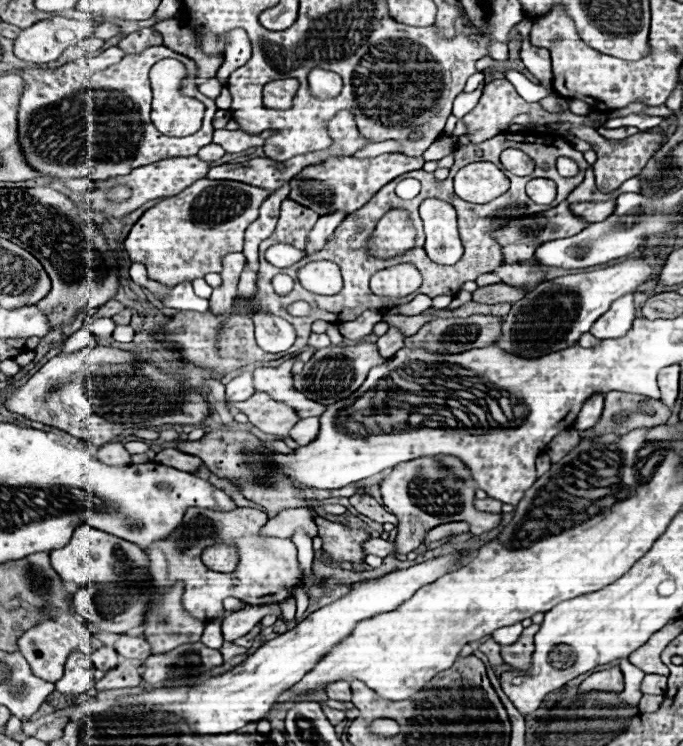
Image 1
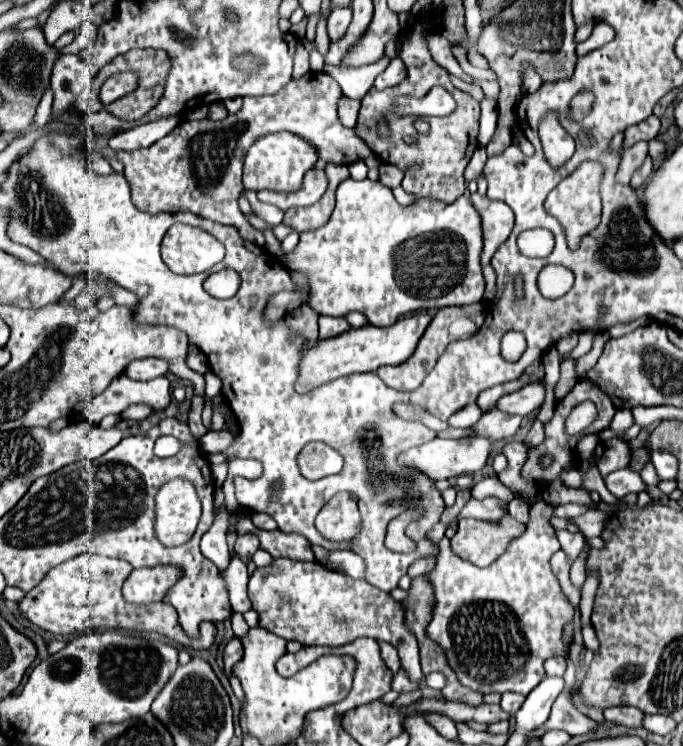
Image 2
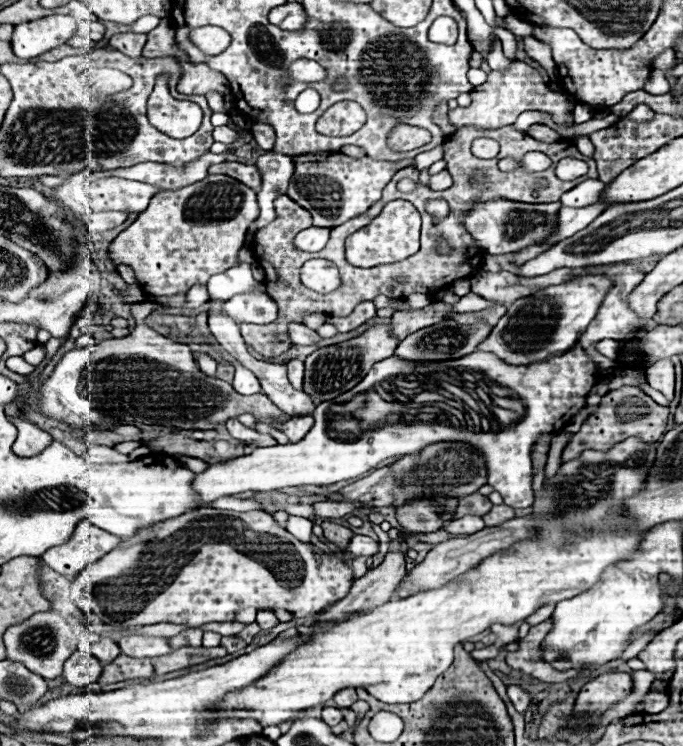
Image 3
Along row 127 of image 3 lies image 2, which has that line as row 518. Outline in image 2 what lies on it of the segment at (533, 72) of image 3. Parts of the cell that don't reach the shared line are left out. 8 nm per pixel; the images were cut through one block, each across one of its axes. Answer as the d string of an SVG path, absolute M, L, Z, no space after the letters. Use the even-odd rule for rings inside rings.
M470 498L466 502L466 506L460 510L456 520L462 518L476 518L476 520L484 520L484 522L502 522L502 518L508 516L508 504L502 502L500 498L484 498L484 500L476 500Z

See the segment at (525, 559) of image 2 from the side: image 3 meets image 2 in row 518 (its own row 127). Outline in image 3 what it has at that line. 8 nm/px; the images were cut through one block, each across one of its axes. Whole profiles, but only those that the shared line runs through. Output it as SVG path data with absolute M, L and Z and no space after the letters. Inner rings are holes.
M532 124L532 126L528 128L528 136L536 138L536 140L540 140L540 142L548 142L548 144L560 140L560 136L558 136L552 128L548 128L546 124Z

